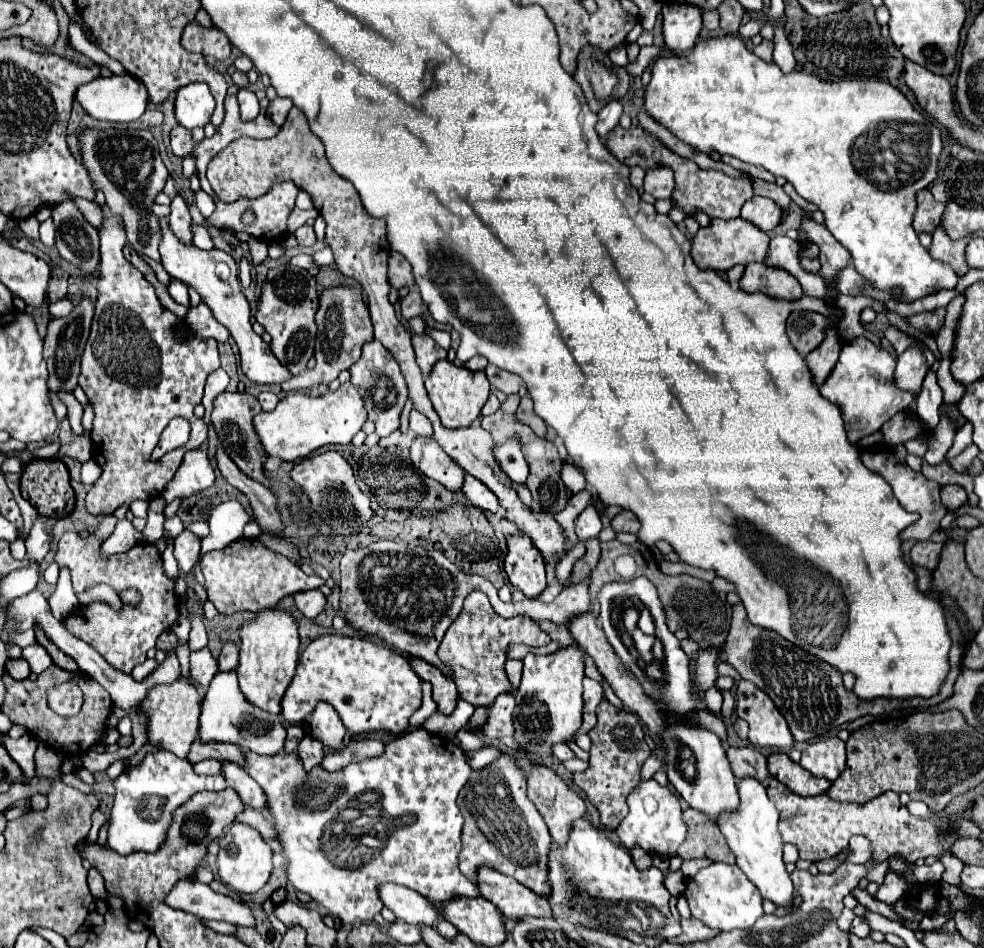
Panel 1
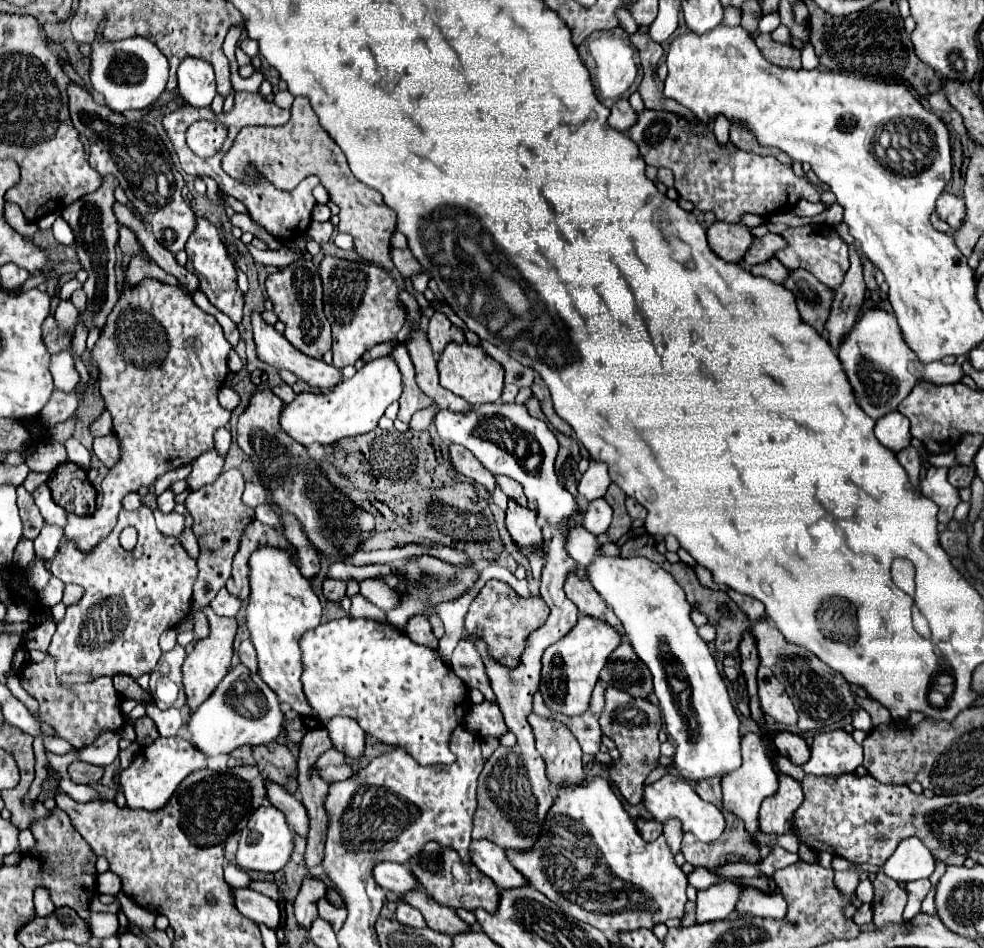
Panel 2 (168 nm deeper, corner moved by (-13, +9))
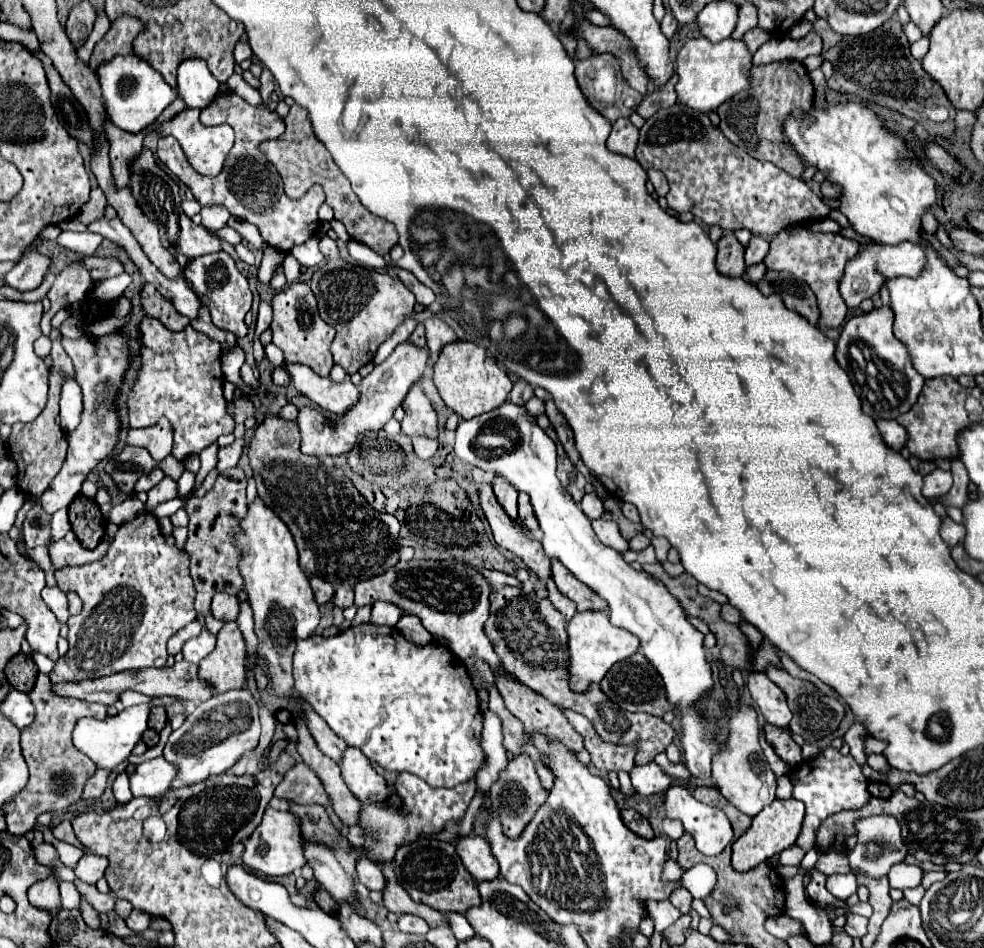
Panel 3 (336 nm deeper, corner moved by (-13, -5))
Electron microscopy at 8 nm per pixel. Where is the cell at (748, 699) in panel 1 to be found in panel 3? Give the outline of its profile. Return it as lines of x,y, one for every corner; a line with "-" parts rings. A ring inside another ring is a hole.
752,672
748,676
748,690
766,722
780,728
786,728
790,724
792,712
786,704
786,696
764,672

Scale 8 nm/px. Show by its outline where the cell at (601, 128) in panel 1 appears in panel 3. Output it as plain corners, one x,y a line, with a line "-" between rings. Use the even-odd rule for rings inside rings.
618,118
612,124
612,132
606,144
608,144
608,150
634,158
634,150
638,144
638,128
634,128
628,118

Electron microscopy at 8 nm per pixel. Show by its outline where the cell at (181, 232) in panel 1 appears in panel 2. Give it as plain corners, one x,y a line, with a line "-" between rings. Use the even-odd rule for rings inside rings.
202,216
196,218
194,234
190,234
190,238
186,242
186,254
188,254
188,266
186,268
198,276
200,288
208,296
210,304
216,306
220,312
224,312
234,324
240,324
240,320
242,320
242,306
244,306
244,294
236,286
234,264
228,258
224,242
220,240
220,234
218,234
216,226
210,220
206,220

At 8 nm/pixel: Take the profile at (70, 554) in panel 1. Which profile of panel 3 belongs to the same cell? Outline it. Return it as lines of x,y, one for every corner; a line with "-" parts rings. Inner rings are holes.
142,512
140,516
136,516
134,520
118,528
114,542
110,544
102,560
82,564
82,566
62,568
56,572
56,580
58,580
58,588
62,588
64,592
72,590
82,598
84,610
78,616
72,616
68,620
70,652
64,658
60,658
54,670
50,672
52,684
78,682
84,678
100,678
114,672
148,668
148,666
162,668
168,658
166,642
180,628
196,620
196,612
194,612
196,592
194,592
194,584
188,572
188,556
184,550
170,546
164,540
158,520
148,512

